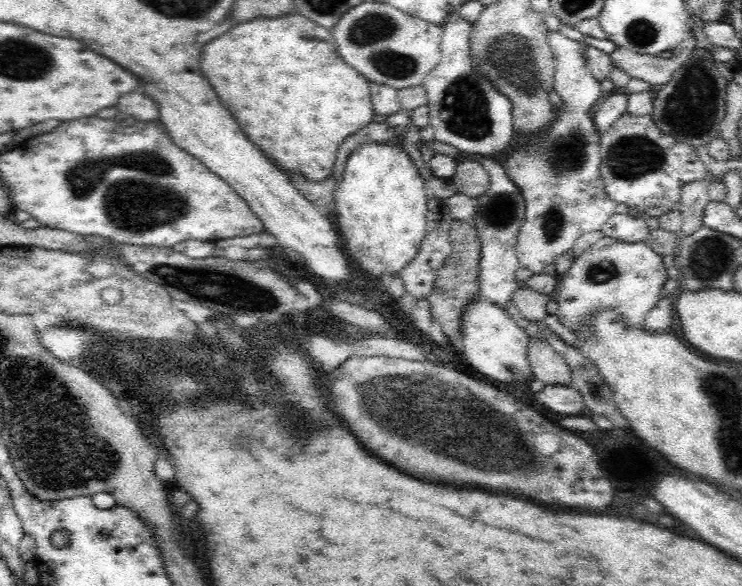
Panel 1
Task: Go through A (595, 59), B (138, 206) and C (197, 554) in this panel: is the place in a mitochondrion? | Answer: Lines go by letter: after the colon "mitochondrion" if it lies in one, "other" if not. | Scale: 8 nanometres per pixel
A: other
B: mitochondrion
C: other

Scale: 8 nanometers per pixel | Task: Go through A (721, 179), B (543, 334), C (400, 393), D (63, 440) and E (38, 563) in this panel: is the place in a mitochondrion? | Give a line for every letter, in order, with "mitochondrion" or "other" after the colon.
A: other
B: other
C: mitochondrion
D: mitochondrion
E: other

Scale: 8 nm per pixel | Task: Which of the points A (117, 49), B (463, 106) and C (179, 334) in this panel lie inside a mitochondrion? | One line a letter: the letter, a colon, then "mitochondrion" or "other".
A: other
B: mitochondrion
C: other

